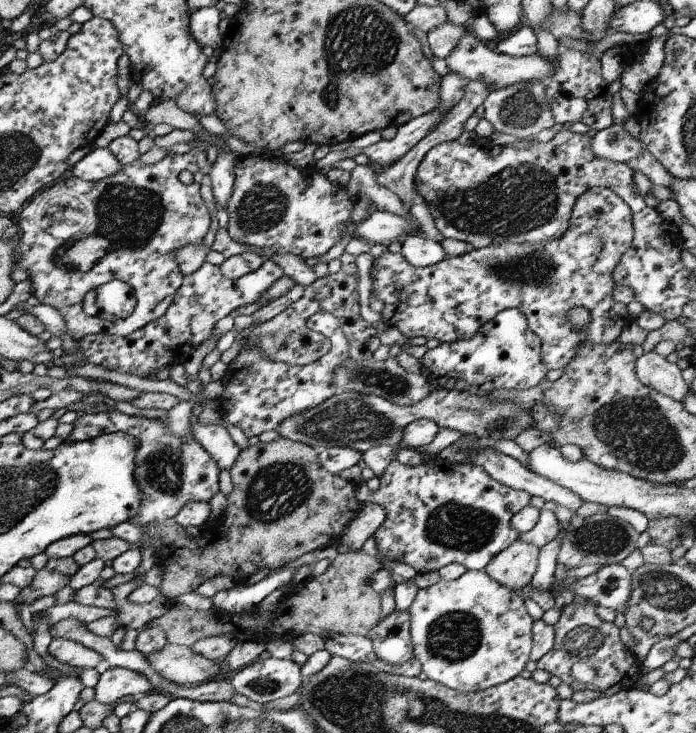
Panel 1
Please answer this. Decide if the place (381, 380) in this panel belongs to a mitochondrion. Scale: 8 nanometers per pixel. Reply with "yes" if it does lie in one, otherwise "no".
yes

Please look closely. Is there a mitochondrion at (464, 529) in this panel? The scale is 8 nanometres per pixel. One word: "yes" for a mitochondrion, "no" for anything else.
yes

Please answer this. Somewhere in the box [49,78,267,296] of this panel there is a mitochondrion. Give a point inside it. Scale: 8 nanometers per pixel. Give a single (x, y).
(128, 216)

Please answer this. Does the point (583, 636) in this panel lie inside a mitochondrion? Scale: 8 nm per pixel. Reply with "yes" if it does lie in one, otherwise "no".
yes

